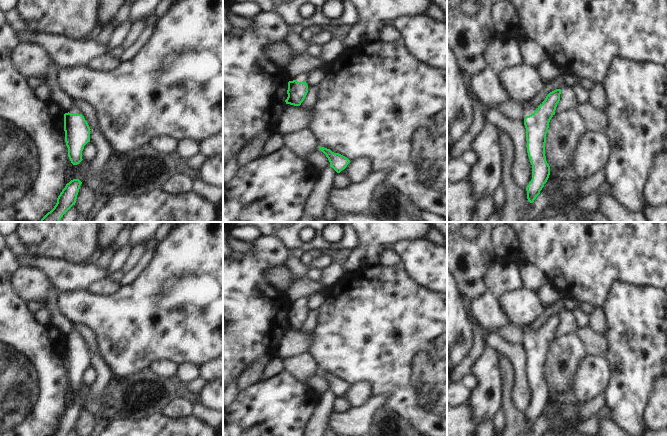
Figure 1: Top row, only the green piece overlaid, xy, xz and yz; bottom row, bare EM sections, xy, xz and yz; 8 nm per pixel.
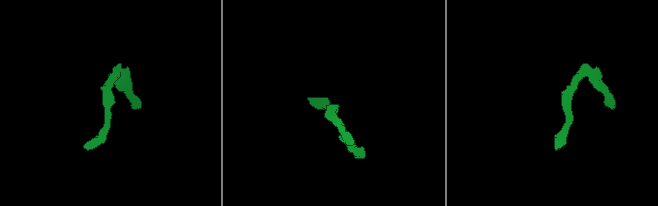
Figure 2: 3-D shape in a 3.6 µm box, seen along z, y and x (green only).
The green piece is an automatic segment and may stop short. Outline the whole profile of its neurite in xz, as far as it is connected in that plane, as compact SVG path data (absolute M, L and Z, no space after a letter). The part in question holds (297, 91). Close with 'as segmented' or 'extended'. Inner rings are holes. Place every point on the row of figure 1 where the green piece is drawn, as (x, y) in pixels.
M303 73L293 81L288 82L288 97L286 104L300 106L308 93L308 85L306 83L309 73Z; extended

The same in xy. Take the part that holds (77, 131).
M72 105L68 113L64 114L65 142L68 157L73 165L82 159L84 146L90 142L90 127L76 105Z; extended

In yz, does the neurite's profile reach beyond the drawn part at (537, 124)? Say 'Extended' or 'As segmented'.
Extended

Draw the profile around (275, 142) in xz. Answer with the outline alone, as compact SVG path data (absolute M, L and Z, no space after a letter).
M274 131L271 134L268 141L266 142L264 149L260 156L266 156L266 155L273 153L279 149L283 149L284 148L283 136L284 135Z

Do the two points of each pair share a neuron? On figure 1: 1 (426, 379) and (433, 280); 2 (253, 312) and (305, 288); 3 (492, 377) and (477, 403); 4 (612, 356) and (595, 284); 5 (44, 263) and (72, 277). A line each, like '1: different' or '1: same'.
1: different
2: different
3: same
4: different
5: same

